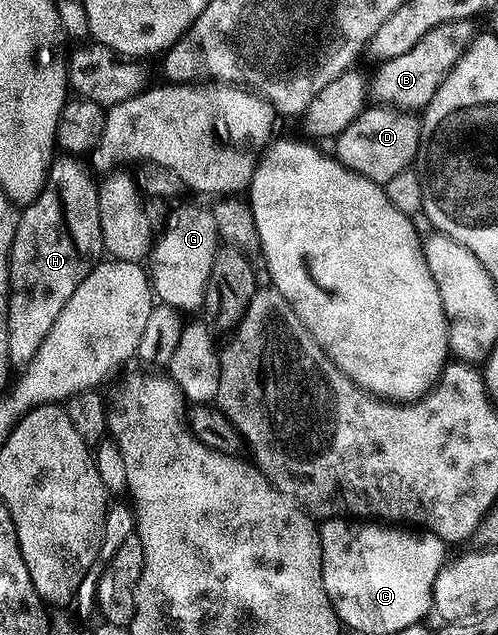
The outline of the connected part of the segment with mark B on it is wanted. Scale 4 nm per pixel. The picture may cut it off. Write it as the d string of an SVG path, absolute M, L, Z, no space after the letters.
M457 19L444 25L436 25L436 29L428 29L408 53L400 53L400 57L392 57L381 64L375 79L372 79L372 95L379 104L391 105L403 109L422 109L432 101L436 89L448 77L448 73L470 48L476 38L474 19Z

